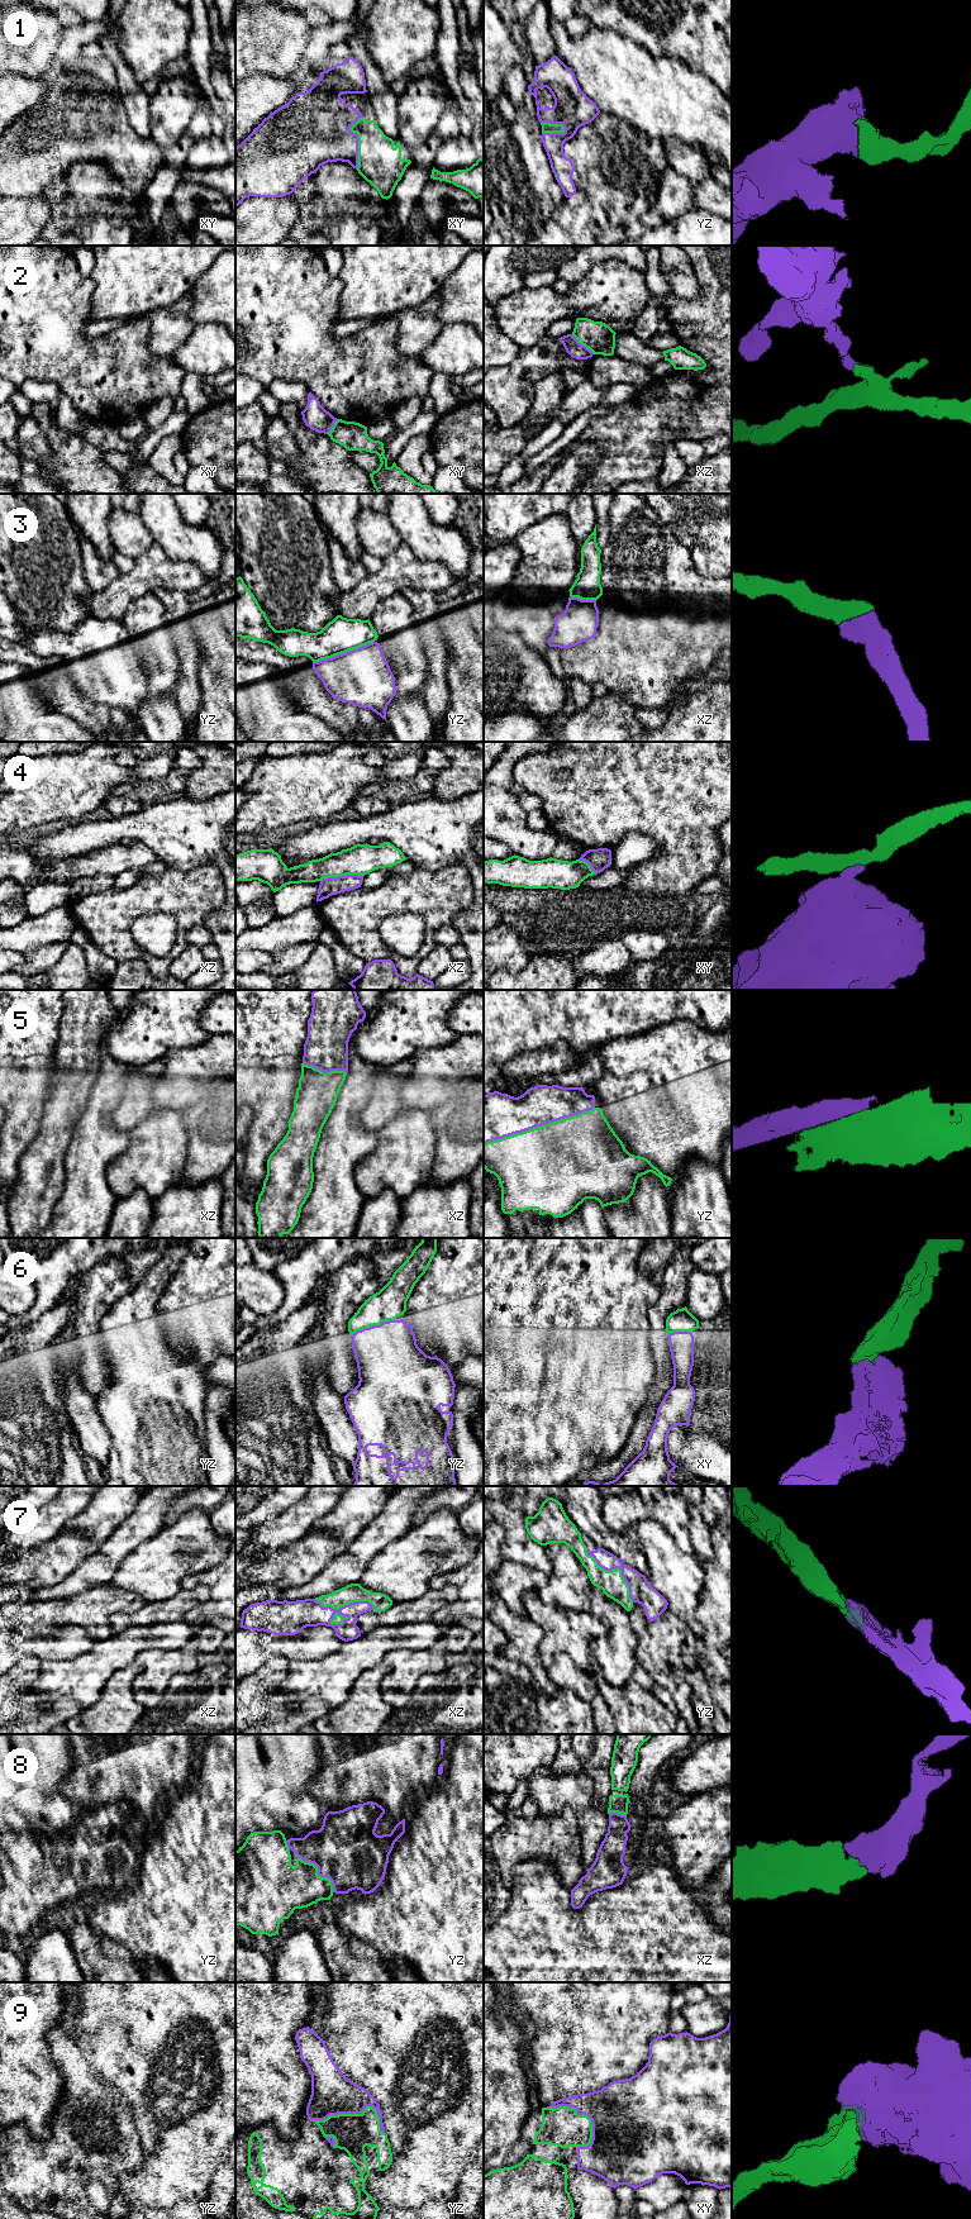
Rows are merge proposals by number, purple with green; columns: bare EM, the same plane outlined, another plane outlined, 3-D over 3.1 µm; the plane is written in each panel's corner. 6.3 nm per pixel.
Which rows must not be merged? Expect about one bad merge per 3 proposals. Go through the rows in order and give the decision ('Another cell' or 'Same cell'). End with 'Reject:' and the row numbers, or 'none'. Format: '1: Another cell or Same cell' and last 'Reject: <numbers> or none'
1: Same cell
2: Another cell
3: Same cell
4: Another cell
5: Same cell
6: Same cell
7: Same cell
8: Same cell
9: Same cell
Reject: 2, 4

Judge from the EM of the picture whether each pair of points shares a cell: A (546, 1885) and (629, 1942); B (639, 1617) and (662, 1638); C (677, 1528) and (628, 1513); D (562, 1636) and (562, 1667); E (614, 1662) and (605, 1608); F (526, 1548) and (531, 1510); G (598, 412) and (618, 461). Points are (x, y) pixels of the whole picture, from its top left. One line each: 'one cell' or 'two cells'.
A: one cell
B: one cell
C: one cell
D: two cells
E: one cell
F: two cells
G: two cells

